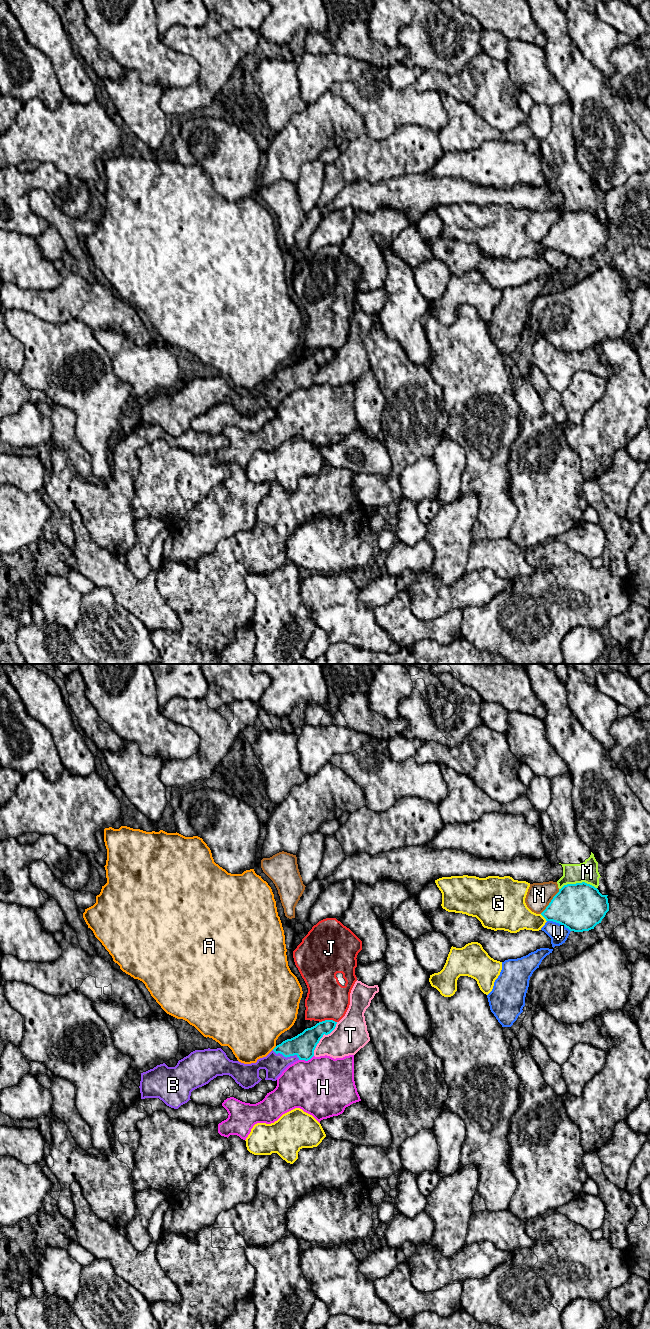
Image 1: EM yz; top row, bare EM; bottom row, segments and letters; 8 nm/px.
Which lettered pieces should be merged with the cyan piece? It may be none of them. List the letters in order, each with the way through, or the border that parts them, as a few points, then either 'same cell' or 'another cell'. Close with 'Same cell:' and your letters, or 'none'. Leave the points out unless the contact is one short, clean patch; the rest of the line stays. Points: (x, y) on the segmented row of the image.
A: another cell
B: same cell
G: another cell
H: another cell
J: another cell
M: another cell
N: another cell
T: another cell
V: another cell
Same cell: B

